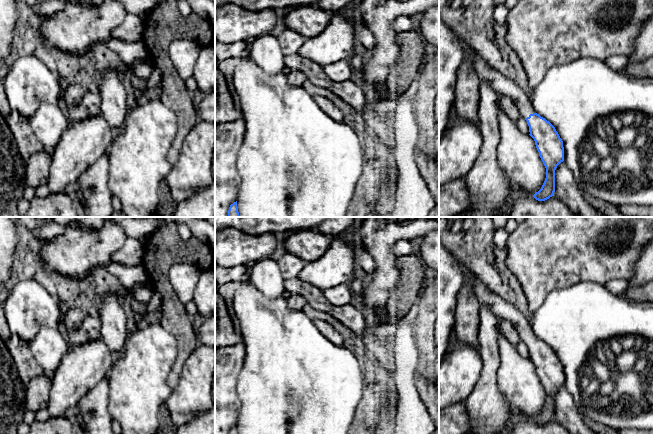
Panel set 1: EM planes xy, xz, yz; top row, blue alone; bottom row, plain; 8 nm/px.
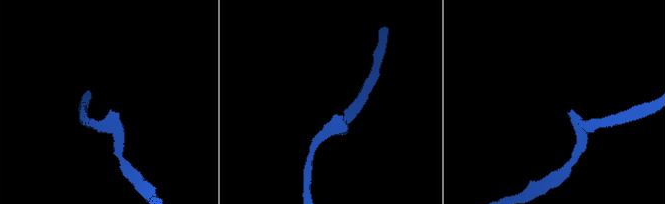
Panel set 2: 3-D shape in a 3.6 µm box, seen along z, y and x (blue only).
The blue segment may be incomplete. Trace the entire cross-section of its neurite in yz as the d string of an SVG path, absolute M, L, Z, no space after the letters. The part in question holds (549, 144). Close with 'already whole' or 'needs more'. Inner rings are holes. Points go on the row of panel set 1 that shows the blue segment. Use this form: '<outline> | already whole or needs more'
M439 16L439 140L444 134L444 130L449 120L449 112L454 105L455 85L458 77L458 69L463 61L465 51L469 50L472 54L472 66L478 74L480 80L488 82L498 96L509 96L517 106L521 117L529 126L530 136L534 139L539 156L546 168L546 178L541 189L533 197L538 201L545 201L554 196L555 192L555 170L564 161L563 141L555 127L545 118L537 114L529 100L528 95L512 80L492 68L482 56L462 41L454 31Z | needs more

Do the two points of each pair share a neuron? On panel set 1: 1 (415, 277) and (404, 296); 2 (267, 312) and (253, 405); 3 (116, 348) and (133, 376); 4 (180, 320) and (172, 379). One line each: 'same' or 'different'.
1: same
2: same
3: different
4: same

